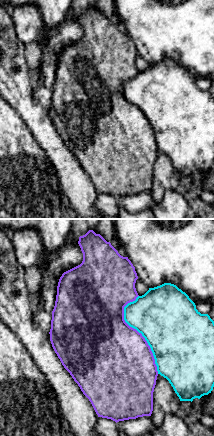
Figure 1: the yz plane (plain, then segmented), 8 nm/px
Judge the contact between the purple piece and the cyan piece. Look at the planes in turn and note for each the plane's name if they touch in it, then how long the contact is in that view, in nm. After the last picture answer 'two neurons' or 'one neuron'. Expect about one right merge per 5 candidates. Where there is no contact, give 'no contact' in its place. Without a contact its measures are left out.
yz | 650 nm

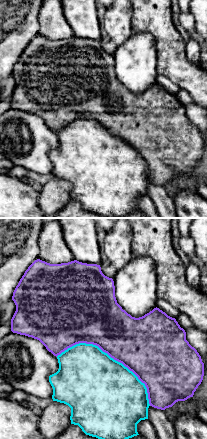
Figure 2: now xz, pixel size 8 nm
xz | 850 nm

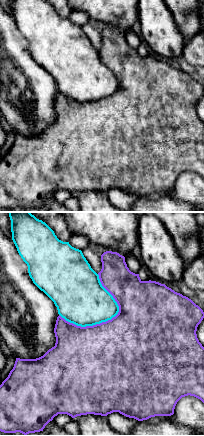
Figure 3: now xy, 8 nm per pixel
xy | 500 nm

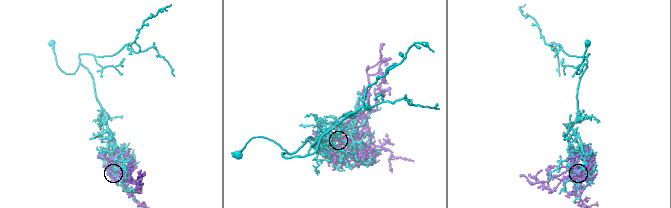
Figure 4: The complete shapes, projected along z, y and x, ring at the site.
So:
two neurons

